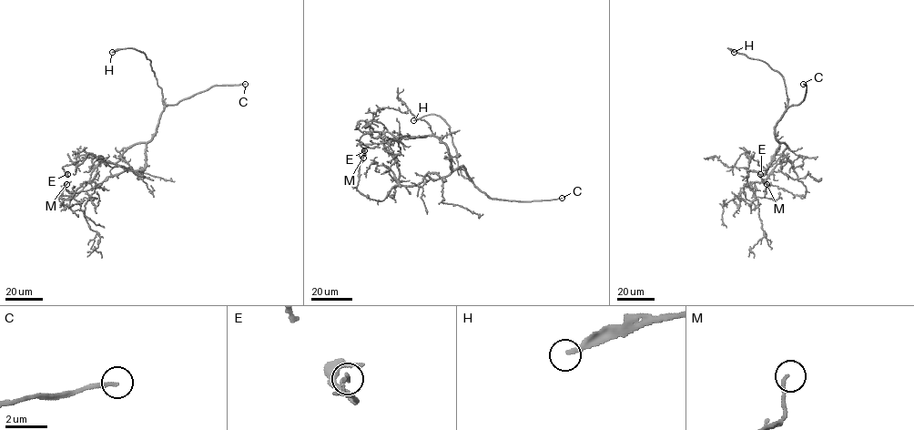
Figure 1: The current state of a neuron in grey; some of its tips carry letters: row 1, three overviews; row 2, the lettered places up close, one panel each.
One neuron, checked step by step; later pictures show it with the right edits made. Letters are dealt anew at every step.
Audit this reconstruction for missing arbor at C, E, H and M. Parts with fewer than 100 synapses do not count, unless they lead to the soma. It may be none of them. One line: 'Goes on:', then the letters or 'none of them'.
Goes on: C

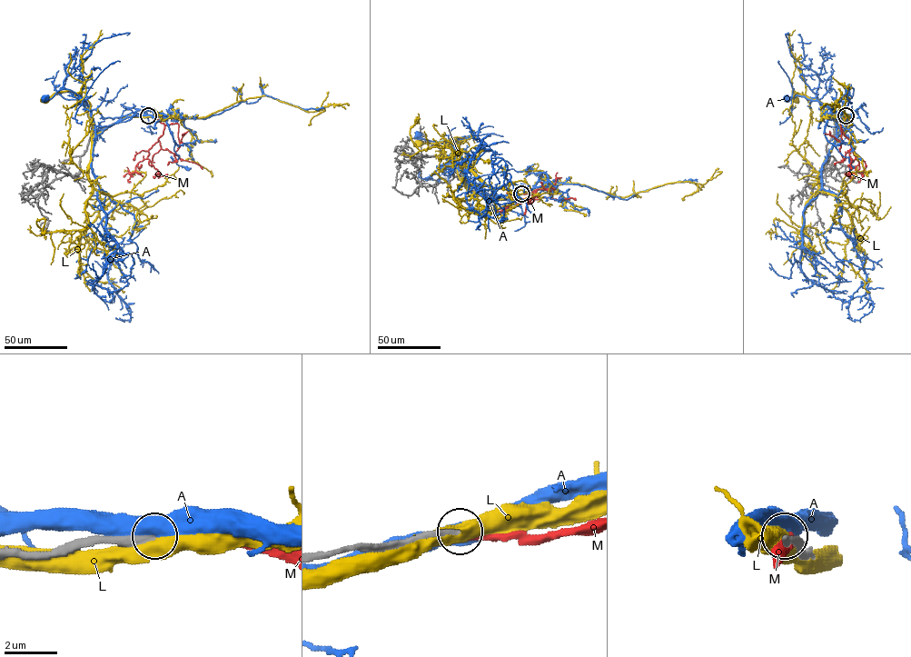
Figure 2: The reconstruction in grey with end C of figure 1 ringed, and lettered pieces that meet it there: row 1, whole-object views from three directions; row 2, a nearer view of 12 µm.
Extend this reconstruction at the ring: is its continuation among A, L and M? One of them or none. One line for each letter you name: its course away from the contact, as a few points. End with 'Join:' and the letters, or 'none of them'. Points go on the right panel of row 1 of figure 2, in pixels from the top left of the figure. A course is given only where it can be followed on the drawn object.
M: course (846, 115), (841, 128), (853, 142), (853, 153), (859, 163), (857, 172), (862, 174), (858, 182)
Join: M

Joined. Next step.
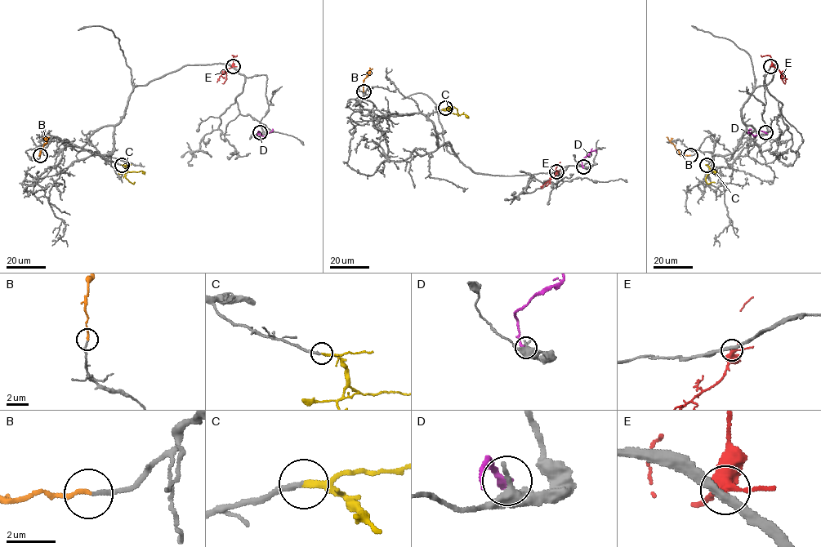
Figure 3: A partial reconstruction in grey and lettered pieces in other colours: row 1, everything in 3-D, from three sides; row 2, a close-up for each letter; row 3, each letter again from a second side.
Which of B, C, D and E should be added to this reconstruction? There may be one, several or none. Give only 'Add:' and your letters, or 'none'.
Add: B, C

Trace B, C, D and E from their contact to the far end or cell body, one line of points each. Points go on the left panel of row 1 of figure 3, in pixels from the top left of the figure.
B: (40, 155), (46, 141), (42, 138)
C: (122, 165), (126, 168), (125, 176), (135, 183)
D: (260, 132), (265, 135), (272, 130)
E: (233, 67), (226, 69), (226, 79), (222, 83)

